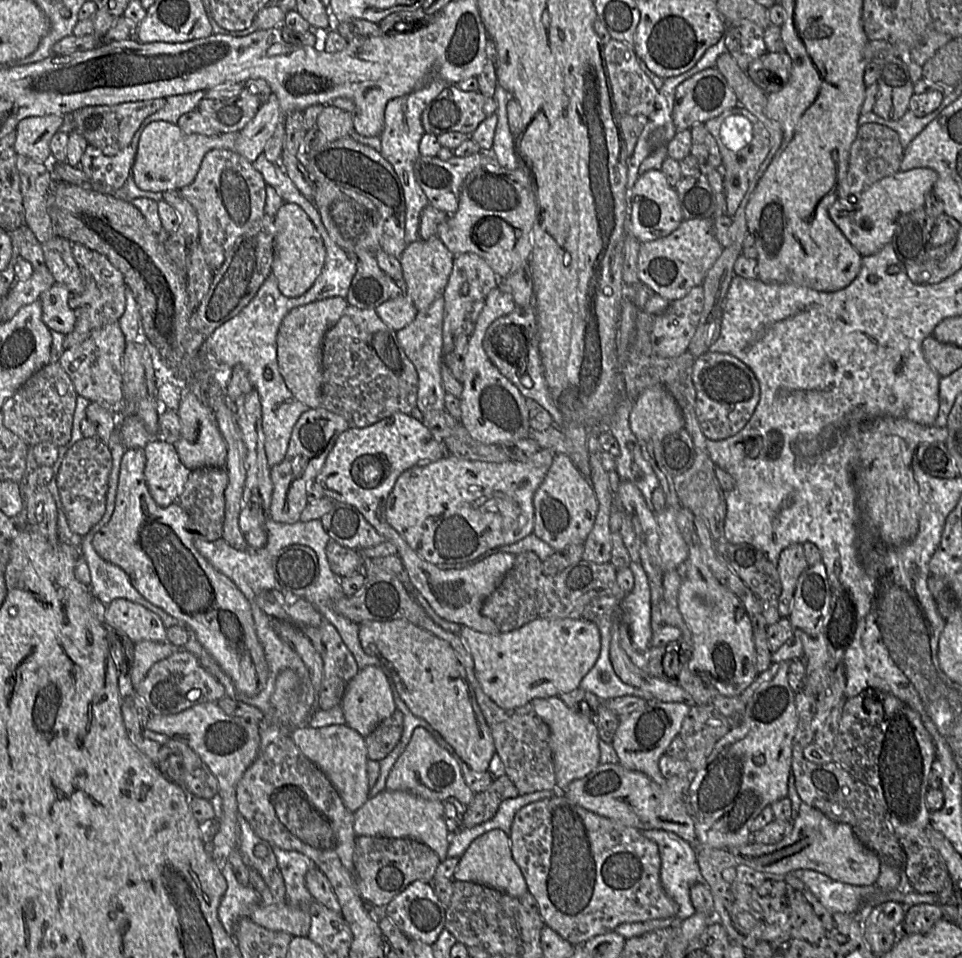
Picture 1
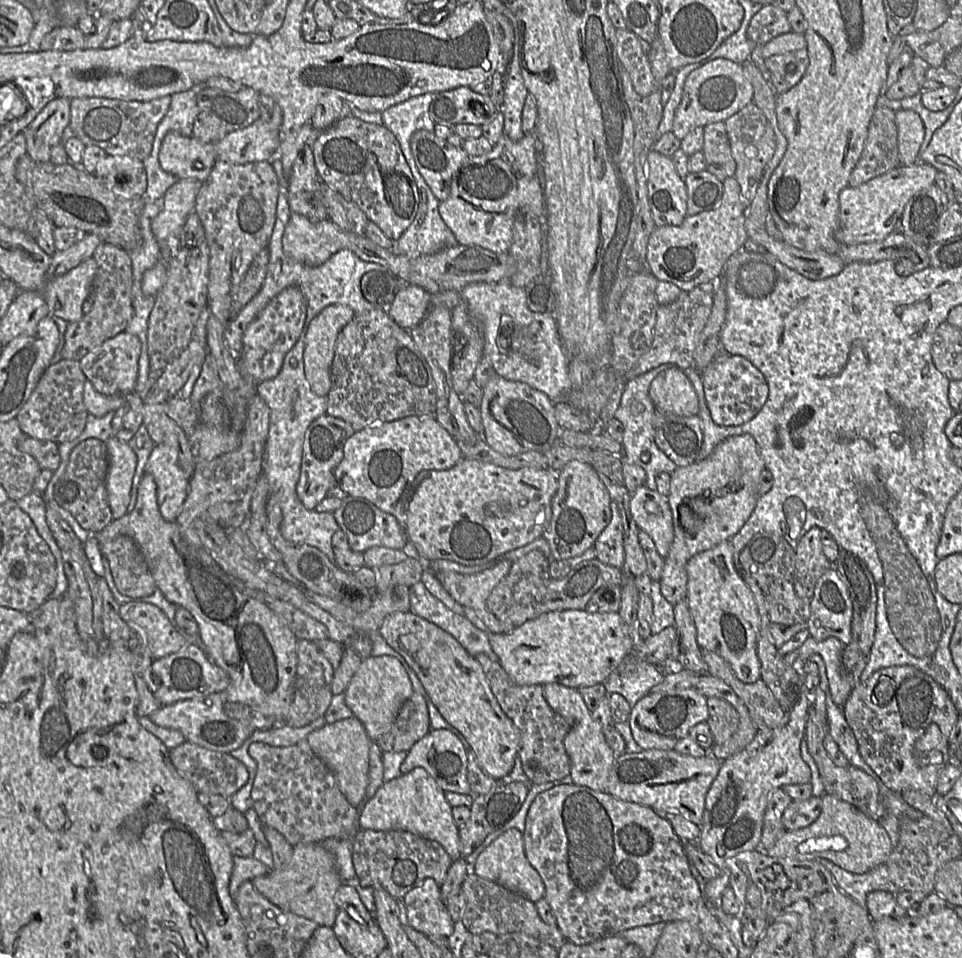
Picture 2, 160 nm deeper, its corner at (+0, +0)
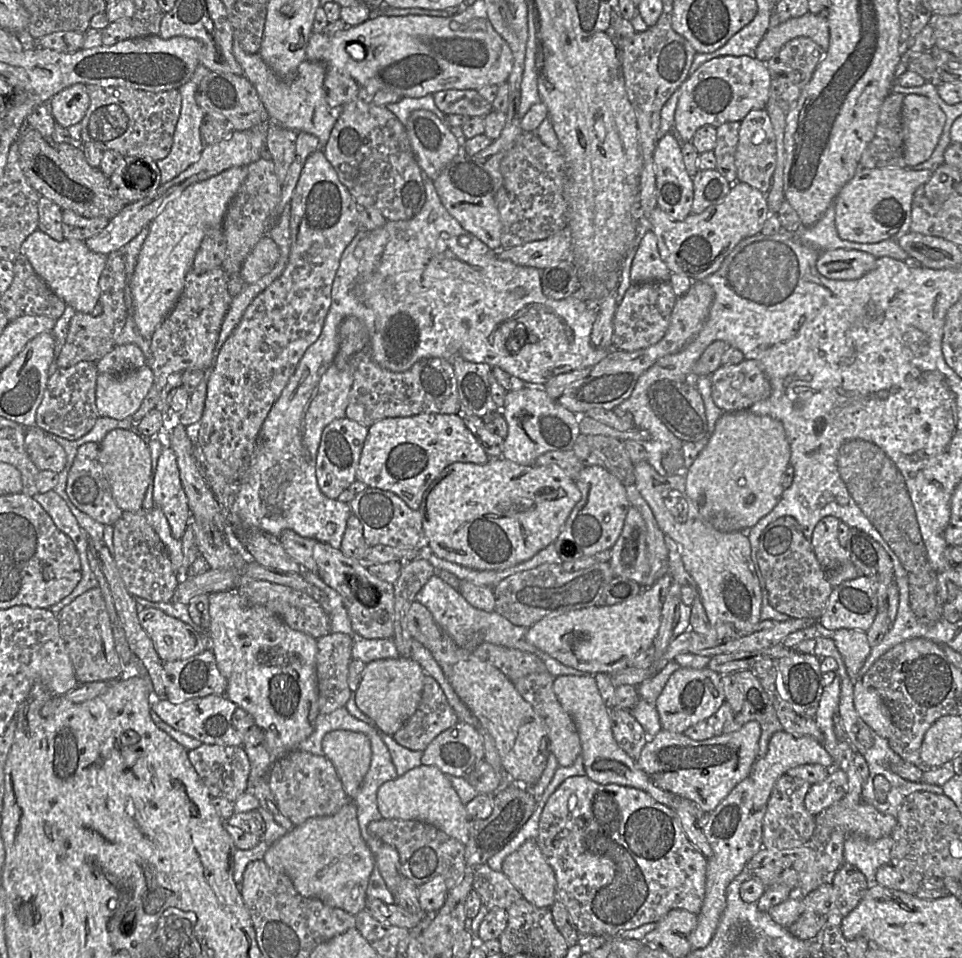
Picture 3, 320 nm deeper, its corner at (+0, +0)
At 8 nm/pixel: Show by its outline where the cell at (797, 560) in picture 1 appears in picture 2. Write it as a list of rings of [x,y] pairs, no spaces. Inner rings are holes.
[[[813,526],[799,540],[795,550],[795,572],[793,585],[800,598],[811,598],[819,578],[832,563],[822,550],[821,535],[823,529]]]

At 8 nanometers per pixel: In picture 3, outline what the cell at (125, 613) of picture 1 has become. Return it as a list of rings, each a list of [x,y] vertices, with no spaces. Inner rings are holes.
[[[138,605],[137,615],[163,662],[184,660],[208,648],[203,634],[158,608]]]

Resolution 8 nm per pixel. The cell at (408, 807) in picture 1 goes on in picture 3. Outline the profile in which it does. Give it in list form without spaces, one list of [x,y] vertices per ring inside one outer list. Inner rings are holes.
[[[420,765],[394,780],[383,783],[377,792],[378,810],[384,819],[417,820],[437,827],[463,845],[468,841],[469,816],[449,778],[437,767]]]

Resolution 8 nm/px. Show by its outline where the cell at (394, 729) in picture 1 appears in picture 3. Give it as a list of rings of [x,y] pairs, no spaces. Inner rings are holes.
[[[426,674],[415,712],[391,737],[404,748],[424,751],[436,736],[458,722],[440,685]]]

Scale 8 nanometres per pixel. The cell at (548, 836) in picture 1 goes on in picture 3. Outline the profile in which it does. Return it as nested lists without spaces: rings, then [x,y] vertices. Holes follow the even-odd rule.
[[[586,775],[571,776],[563,781],[545,803],[538,826],[536,843],[555,875],[557,898],[565,905],[571,921],[582,937],[603,935],[614,937],[623,930],[638,928],[647,923],[658,923],[669,911],[683,909],[698,915],[705,896],[707,858],[688,840],[677,813],[657,801],[648,793],[617,784],[598,784]]]

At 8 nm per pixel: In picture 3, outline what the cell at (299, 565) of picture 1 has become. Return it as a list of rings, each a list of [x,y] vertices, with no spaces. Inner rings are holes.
[[[317,541],[313,547],[316,574],[342,597],[353,634],[366,639],[392,639],[394,635],[394,586],[373,575],[363,560],[345,556],[340,549]]]

